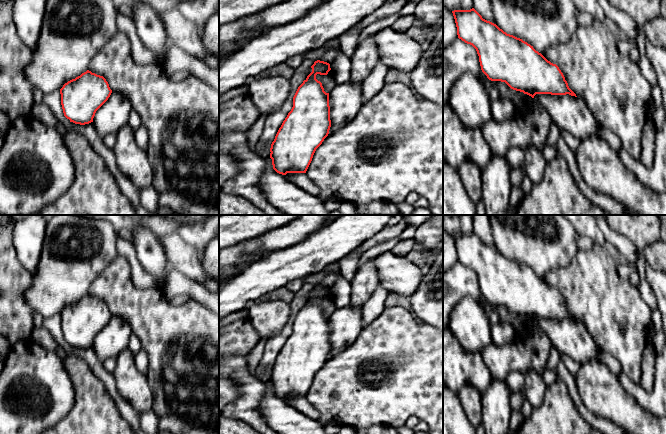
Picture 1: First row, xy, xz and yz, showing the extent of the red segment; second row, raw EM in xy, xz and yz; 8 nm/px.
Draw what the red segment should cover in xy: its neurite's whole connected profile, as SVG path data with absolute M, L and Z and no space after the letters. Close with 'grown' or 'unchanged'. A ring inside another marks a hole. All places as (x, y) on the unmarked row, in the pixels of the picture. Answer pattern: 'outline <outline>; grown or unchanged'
outline M87 294L60 313L64 340L75 348L93 347L104 362L127 349L132 330L120 317L113 316L103 300Z; grown

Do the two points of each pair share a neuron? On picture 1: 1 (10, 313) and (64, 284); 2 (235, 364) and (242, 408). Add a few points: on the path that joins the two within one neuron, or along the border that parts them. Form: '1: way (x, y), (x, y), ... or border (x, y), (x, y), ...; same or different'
1: border (31, 281), (22, 296), (35, 312); different
2: way (241, 375), (246, 381), (246, 397); same

